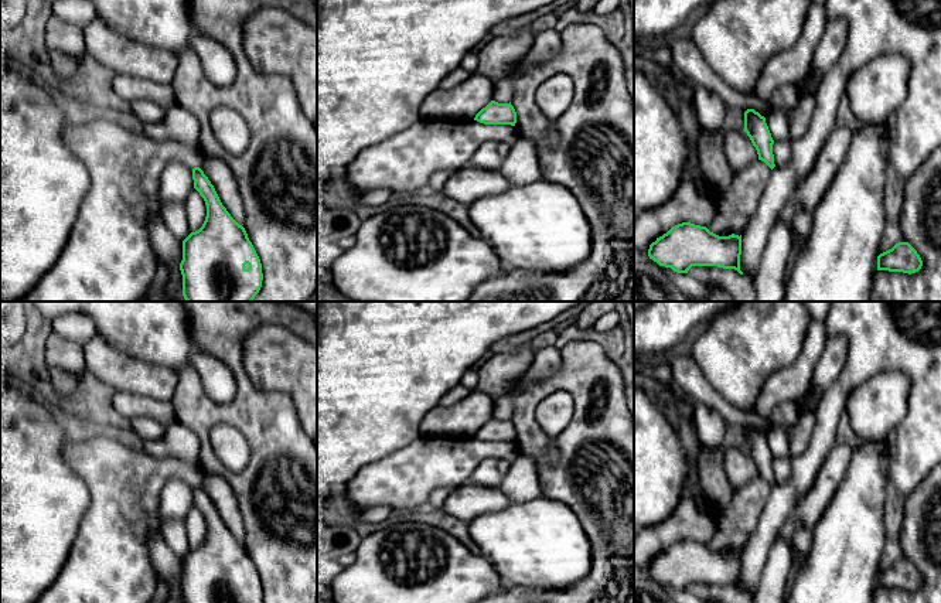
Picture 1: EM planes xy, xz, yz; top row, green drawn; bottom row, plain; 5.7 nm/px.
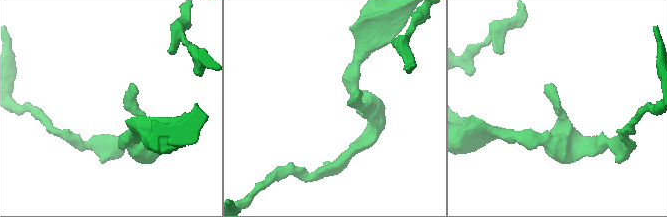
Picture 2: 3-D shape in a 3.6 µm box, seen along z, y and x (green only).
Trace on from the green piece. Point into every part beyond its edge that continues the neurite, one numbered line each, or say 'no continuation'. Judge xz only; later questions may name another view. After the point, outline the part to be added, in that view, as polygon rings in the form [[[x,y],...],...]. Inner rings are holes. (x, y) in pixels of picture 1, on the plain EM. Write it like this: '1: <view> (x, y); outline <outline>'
1: xz (405, 479); outline [[[422,436],[409,446],[359,469],[344,487],[344,494],[352,508],[427,508],[429,497],[436,488],[458,488],[467,484],[480,461],[512,461],[518,454],[518,446],[511,442]]]

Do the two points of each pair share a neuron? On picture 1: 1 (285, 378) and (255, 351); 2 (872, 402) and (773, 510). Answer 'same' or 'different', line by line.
1: same
2: different

